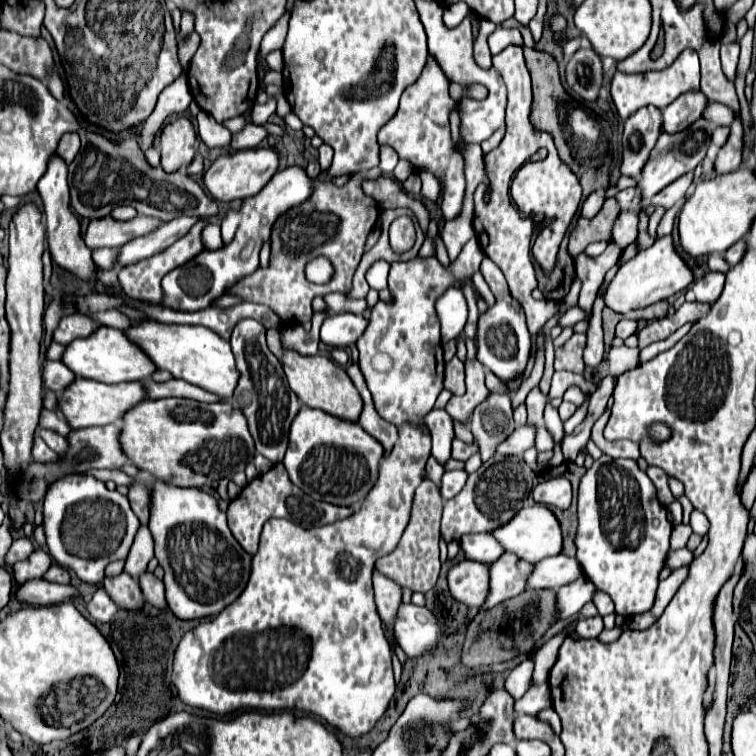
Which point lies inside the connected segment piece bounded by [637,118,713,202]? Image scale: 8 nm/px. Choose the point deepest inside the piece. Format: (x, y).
(674, 155)

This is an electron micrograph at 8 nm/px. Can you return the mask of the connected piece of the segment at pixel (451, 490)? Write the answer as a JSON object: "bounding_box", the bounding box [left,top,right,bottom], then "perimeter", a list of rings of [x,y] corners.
{"bounding_box":[439,470,467,500],"perimeter":[[[451,470],[451,472],[445,472],[443,478],[441,478],[441,486],[439,486],[439,492],[445,500],[453,498],[459,494],[459,490],[465,486],[467,482],[467,472],[465,470]]]}

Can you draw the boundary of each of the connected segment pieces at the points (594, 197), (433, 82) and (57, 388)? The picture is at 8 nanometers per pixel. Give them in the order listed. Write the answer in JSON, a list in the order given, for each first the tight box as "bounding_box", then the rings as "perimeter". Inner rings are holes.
[{"bounding_box":[581,192,603,218],"perimeter":[[[593,192],[593,194],[589,194],[585,198],[585,202],[581,206],[581,216],[583,218],[593,218],[601,210],[601,206],[603,206],[603,196],[599,196],[597,192]]]},{"bounding_box":[377,56,465,220],"perimeter":[[[429,56],[419,80],[405,88],[397,114],[377,134],[379,144],[393,146],[399,158],[409,160],[413,164],[415,172],[429,170],[439,180],[439,184],[443,186],[443,198],[445,198],[443,216],[447,220],[459,214],[463,204],[463,194],[465,194],[463,156],[457,152],[457,146],[453,144],[451,130],[449,130],[449,114],[453,110],[459,112],[461,106],[449,96],[449,84],[451,80],[445,76],[437,60]]]},{"bounding_box":[41,360,75,394],"perimeter":[[[43,360],[41,376],[43,376],[43,386],[53,390],[55,394],[59,394],[75,378],[71,374],[71,370],[67,370],[67,366],[63,362],[53,362],[53,360]]]}]

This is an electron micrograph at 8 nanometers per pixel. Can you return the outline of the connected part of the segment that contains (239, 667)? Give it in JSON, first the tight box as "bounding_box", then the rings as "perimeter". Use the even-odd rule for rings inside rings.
{"bounding_box":[173,424,431,738],"perimeter":[[[403,424],[395,448],[381,464],[377,484],[353,516],[321,528],[301,528],[291,520],[277,518],[263,526],[259,552],[253,556],[251,578],[243,594],[219,616],[187,632],[177,646],[173,684],[185,704],[205,708],[219,716],[243,708],[297,708],[327,720],[351,738],[361,736],[375,726],[393,698],[395,680],[391,648],[381,634],[373,600],[373,560],[396,548],[409,522],[413,492],[421,484],[421,472],[425,470],[429,454],[431,436],[427,428]],[[367,626],[375,626],[373,636],[367,636]]]}

